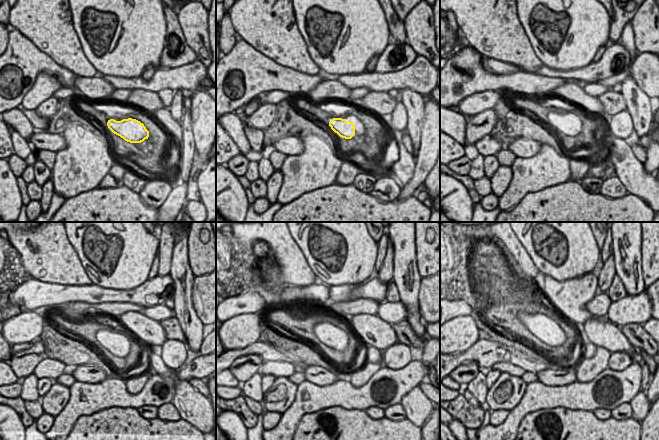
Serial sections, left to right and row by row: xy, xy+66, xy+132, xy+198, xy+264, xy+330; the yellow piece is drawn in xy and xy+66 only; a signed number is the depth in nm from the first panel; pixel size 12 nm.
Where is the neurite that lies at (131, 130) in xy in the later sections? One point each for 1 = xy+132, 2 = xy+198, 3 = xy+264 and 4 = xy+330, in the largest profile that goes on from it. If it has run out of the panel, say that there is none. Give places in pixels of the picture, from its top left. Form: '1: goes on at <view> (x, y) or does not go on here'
1: goes on at xy+132 (568, 124)
2: goes on at xy+198 (117, 343)
3: goes on at xy+264 (332, 336)
4: goes on at xy+330 (543, 327)

